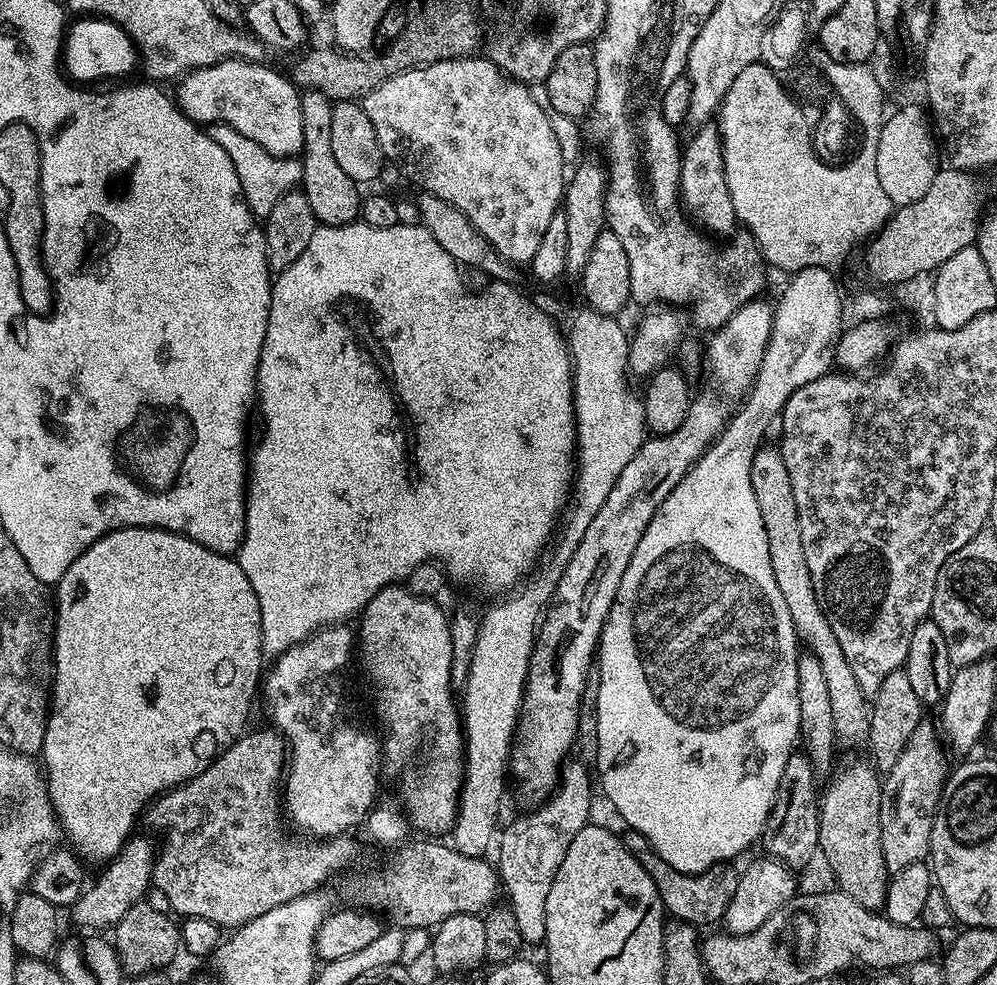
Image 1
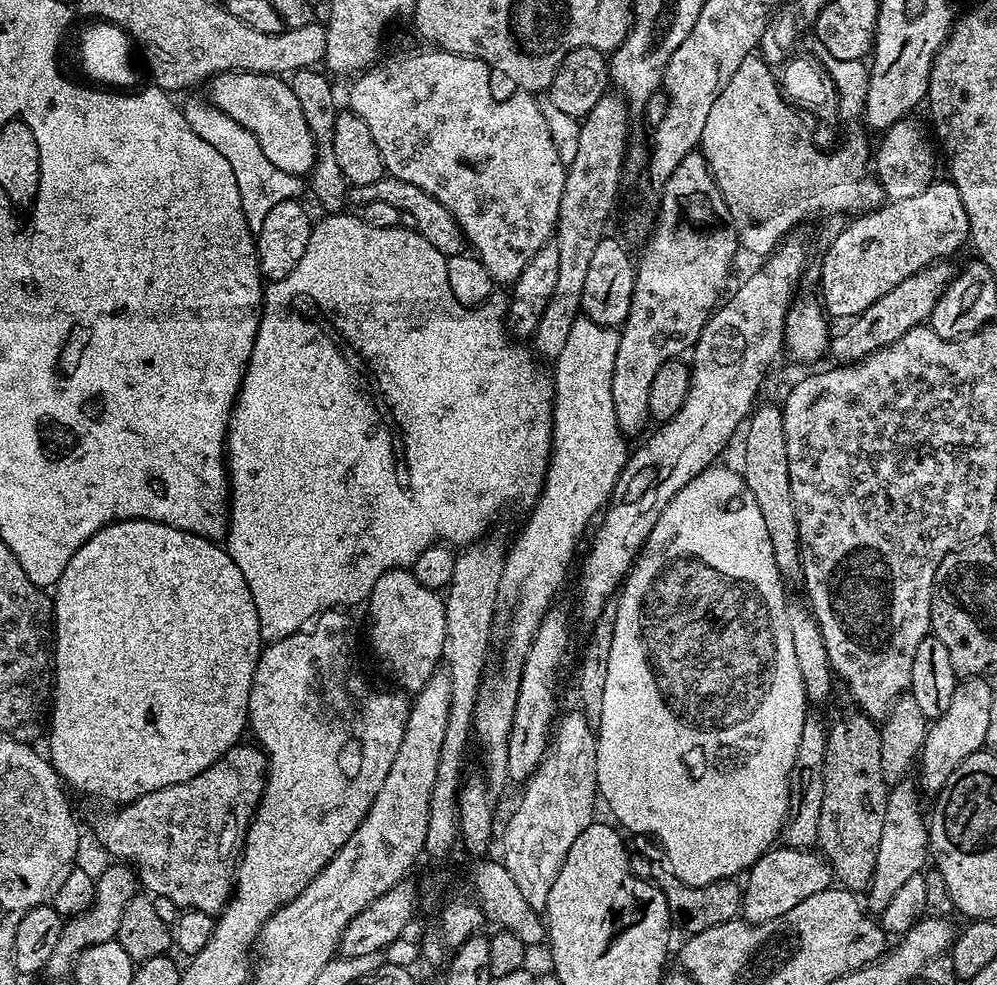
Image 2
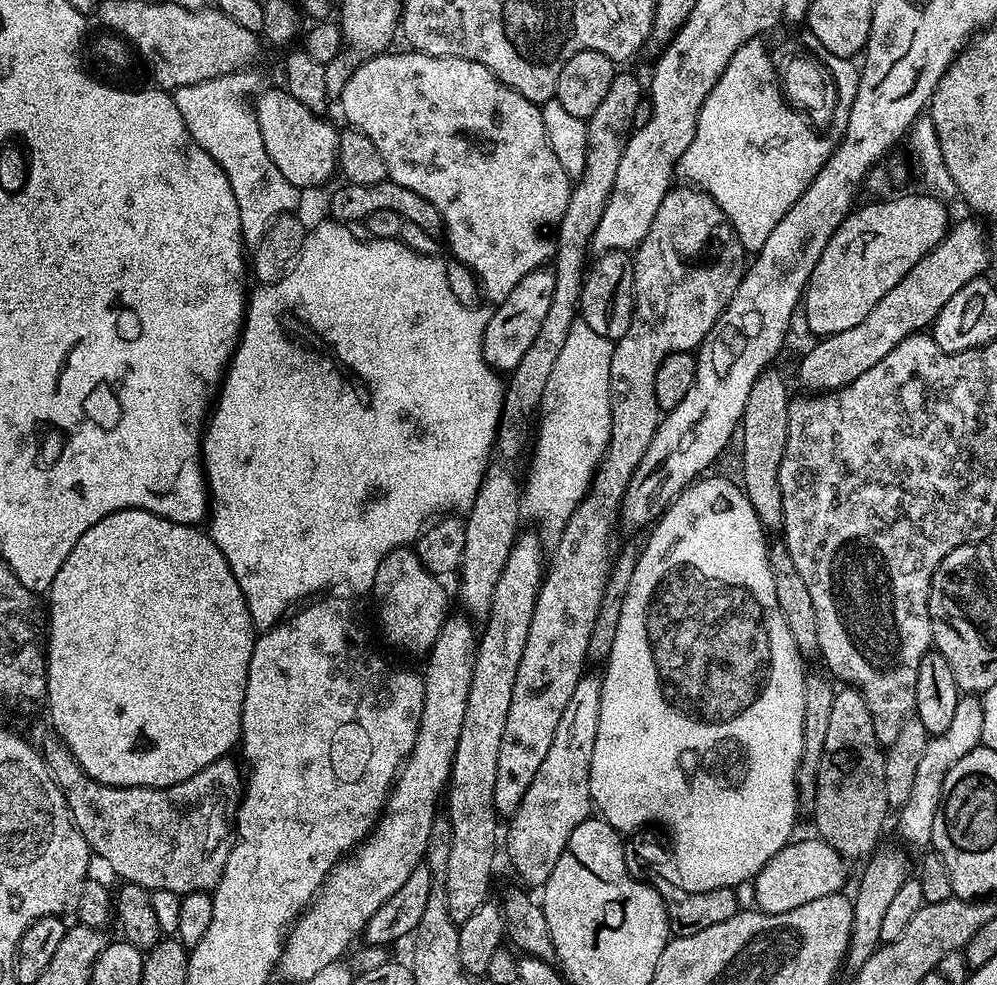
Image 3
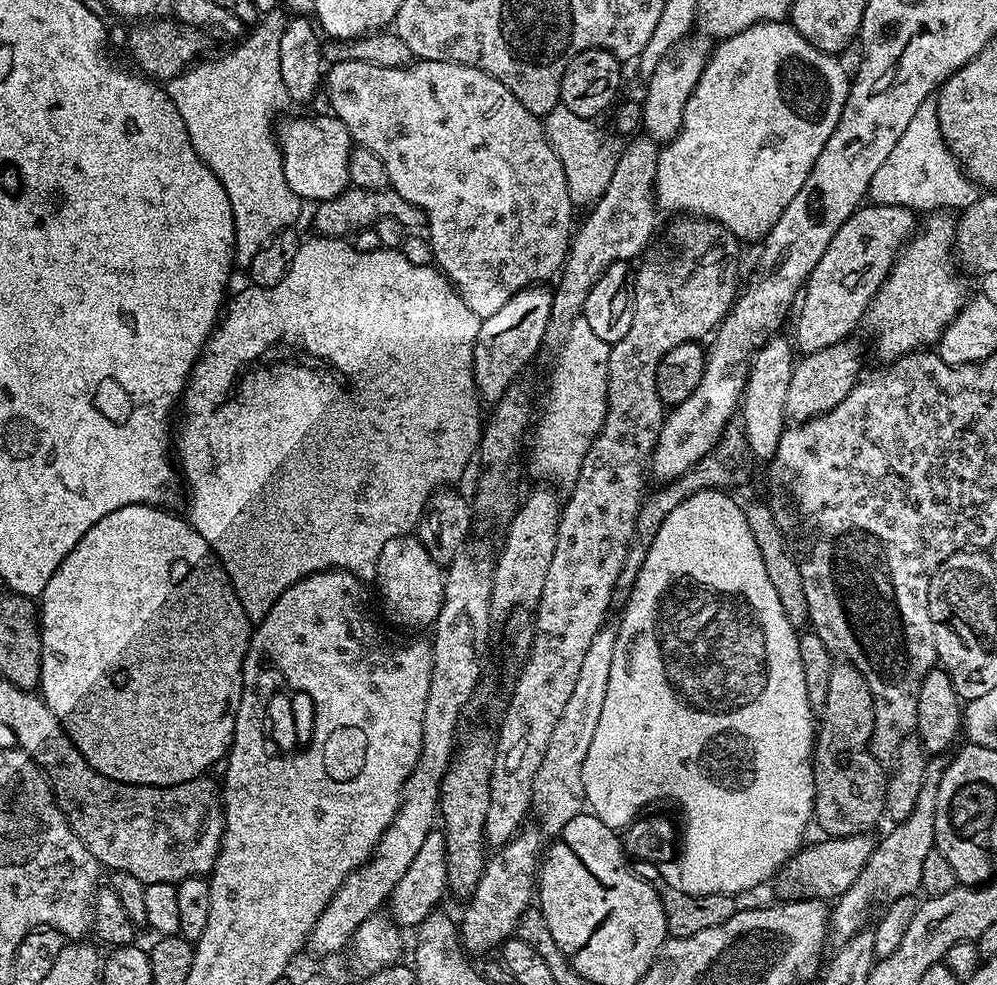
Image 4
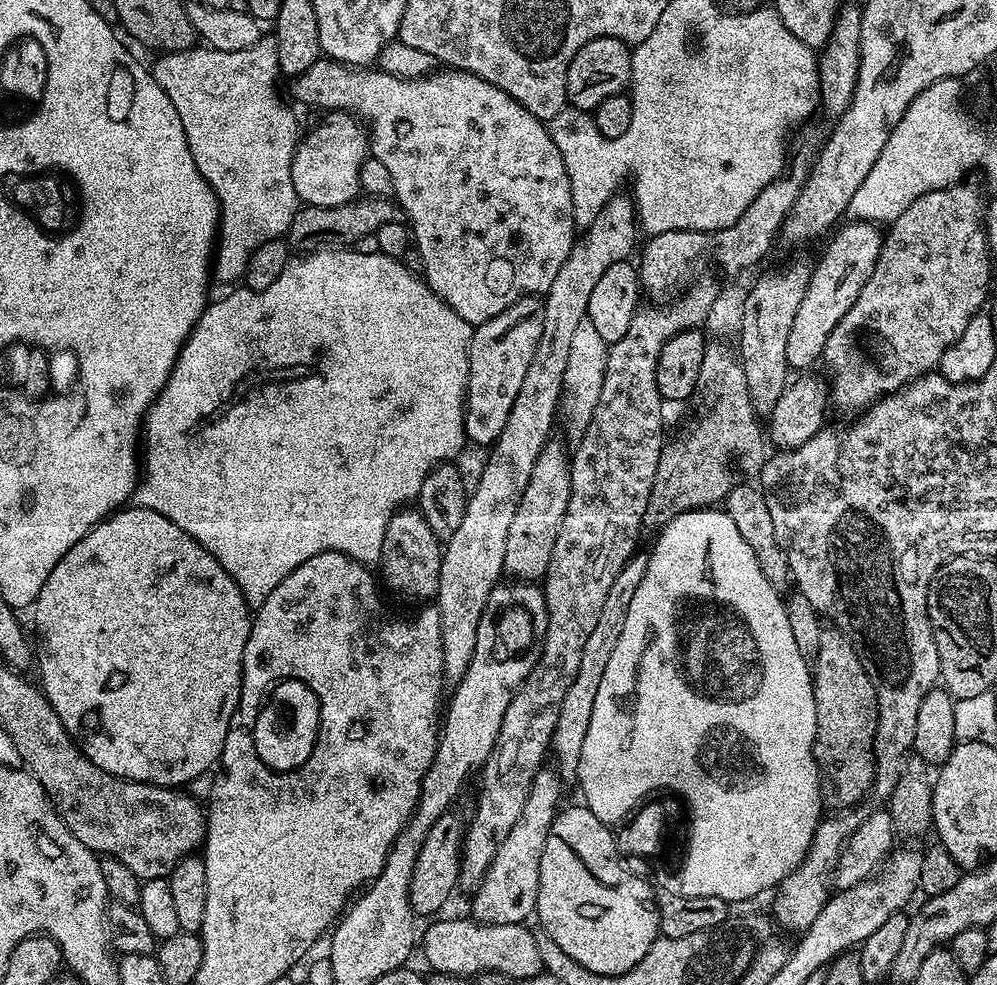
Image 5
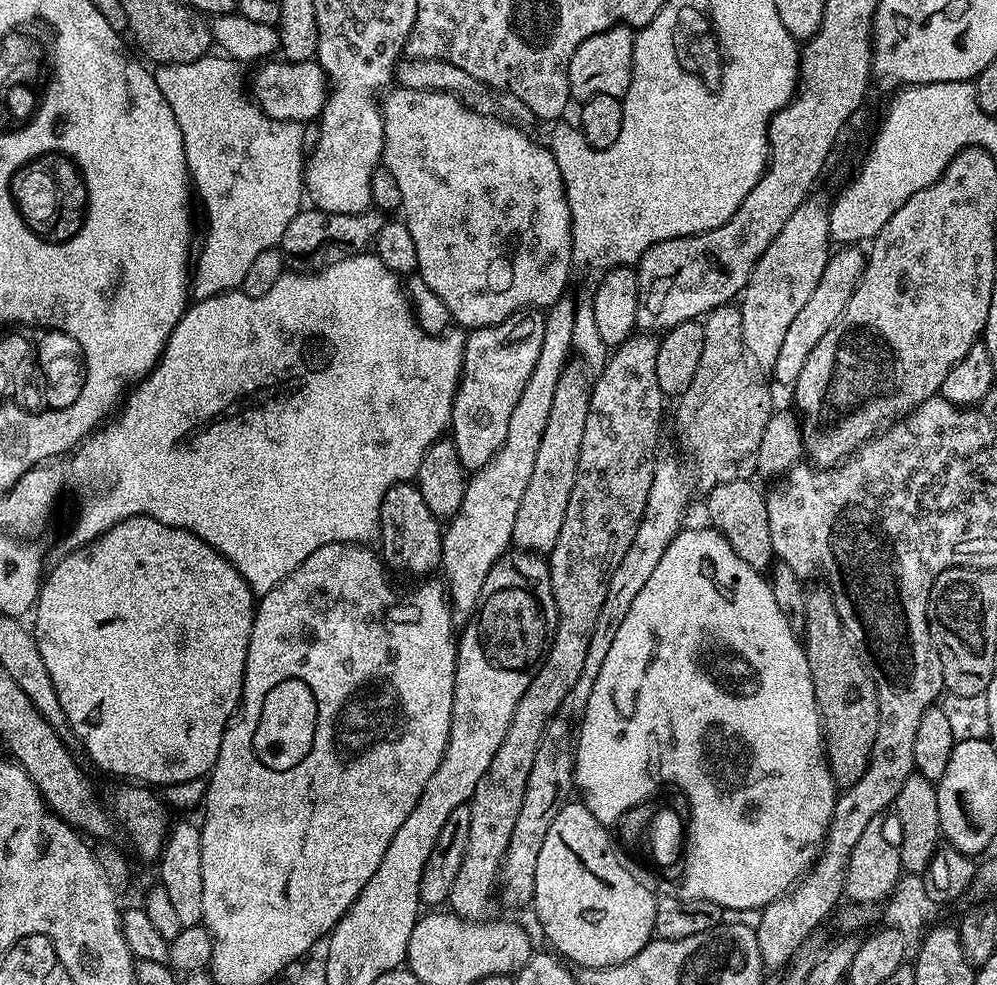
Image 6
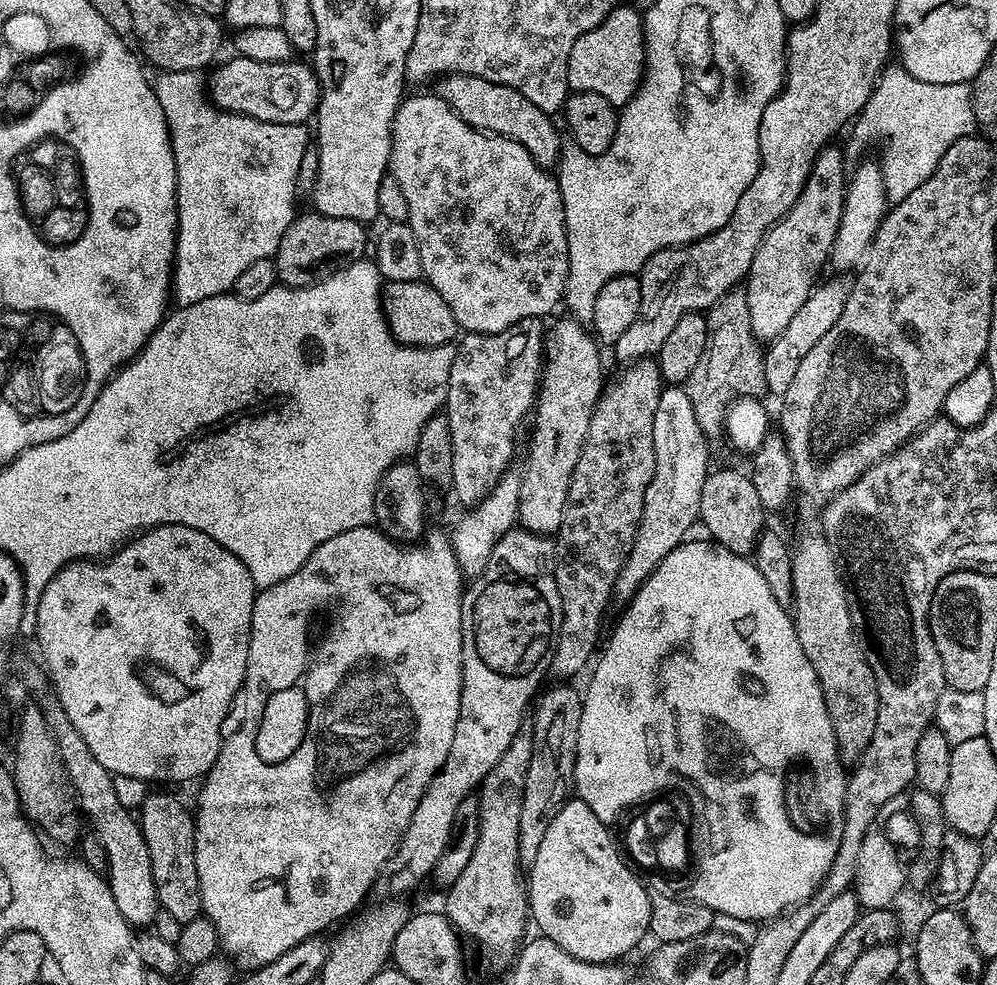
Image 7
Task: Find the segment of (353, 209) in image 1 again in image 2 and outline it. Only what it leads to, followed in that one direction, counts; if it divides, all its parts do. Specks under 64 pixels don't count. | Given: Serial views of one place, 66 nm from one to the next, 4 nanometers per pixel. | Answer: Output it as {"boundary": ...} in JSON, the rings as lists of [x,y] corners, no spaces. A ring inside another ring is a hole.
{"boundary":[[[299,68],[297,72],[291,73],[290,83],[294,98],[298,98],[298,106],[302,106],[302,114],[306,117],[306,126],[310,126],[310,134],[316,139],[316,165],[310,173],[312,180],[312,192],[316,195],[316,200],[328,214],[336,214],[341,211],[340,207],[345,207],[348,199],[348,189],[350,187],[348,179],[338,170],[338,158],[334,158],[334,122],[338,105],[336,105],[336,92],[332,89],[332,84],[323,71],[316,68]]]}

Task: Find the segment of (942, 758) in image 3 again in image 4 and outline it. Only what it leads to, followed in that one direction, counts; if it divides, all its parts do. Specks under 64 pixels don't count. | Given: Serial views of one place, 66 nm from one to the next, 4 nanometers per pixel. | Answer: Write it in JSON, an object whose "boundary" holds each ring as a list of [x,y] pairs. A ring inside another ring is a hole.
{"boundary":[[[932,758],[927,761],[922,791],[918,793],[918,802],[914,802],[914,810],[906,819],[892,826],[892,829],[881,840],[875,841],[868,865],[864,867],[862,874],[858,874],[858,878],[854,878],[854,886],[850,886],[850,890],[846,890],[841,896],[836,897],[831,905],[828,918],[827,939],[833,945],[844,944],[859,934],[867,925],[864,923],[868,920],[868,911],[875,904],[884,906],[903,896],[920,892],[922,865],[926,854],[933,852],[936,842],[934,818],[938,806],[938,786],[942,782],[945,767],[943,759]]]}

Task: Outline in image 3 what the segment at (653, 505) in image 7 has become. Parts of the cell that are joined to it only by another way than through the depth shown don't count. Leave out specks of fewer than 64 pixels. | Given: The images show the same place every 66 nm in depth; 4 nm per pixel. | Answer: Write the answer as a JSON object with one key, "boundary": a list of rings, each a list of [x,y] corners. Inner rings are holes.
{"boundary":[[[599,675],[581,676],[578,686],[574,686],[574,694],[570,694],[570,702],[566,702],[558,730],[554,730],[554,742],[550,742],[546,759],[542,766],[538,766],[538,774],[534,774],[534,782],[530,782],[530,790],[526,790],[518,810],[510,817],[508,856],[525,885],[543,886],[548,881],[550,874],[554,874],[554,866],[558,866],[564,847],[570,842],[570,834],[574,834],[574,826],[593,815],[590,758],[598,734],[603,685]]]}

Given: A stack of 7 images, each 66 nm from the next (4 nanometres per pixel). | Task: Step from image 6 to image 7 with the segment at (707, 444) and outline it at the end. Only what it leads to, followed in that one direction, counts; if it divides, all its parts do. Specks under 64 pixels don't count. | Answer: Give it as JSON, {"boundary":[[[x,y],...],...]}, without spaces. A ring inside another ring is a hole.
{"boundary":[[[737,286],[732,288],[722,298],[707,309],[707,340],[706,347],[702,352],[701,361],[694,366],[687,382],[682,385],[683,390],[690,399],[696,420],[708,438],[713,438],[723,433],[725,427],[726,413],[730,405],[739,398],[763,397],[767,393],[765,378],[765,362],[763,347],[750,326],[749,306],[746,303],[744,288]]]}

